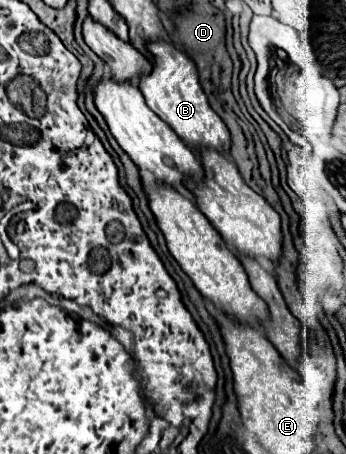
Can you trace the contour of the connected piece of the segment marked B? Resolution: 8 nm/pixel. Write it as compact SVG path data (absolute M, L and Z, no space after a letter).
M152 42L150 52L156 60L154 68L148 76L140 80L140 92L150 110L156 112L176 132L176 136L184 144L192 146L196 152L212 148L216 152L228 154L232 146L230 132L226 124L220 120L220 116L210 108L208 98L198 84L198 72L194 62L186 54L178 52L170 42Z

